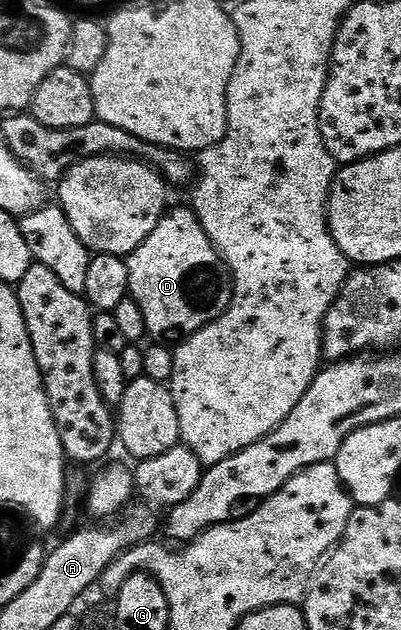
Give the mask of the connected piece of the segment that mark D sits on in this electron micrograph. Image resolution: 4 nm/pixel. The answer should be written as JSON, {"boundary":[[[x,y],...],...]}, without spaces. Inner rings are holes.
{"boundary":[[[171,208],[156,223],[156,231],[125,258],[129,296],[144,311],[149,340],[178,343],[198,333],[230,310],[234,283],[217,247],[208,239],[193,208]]]}

